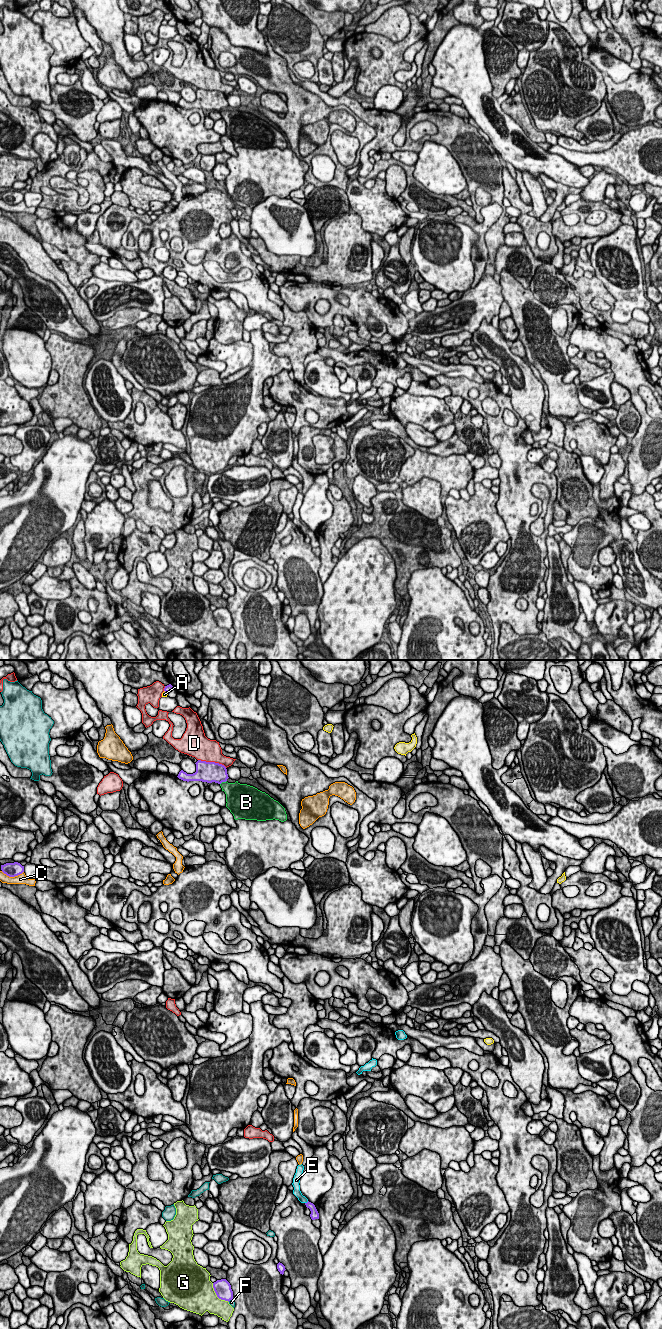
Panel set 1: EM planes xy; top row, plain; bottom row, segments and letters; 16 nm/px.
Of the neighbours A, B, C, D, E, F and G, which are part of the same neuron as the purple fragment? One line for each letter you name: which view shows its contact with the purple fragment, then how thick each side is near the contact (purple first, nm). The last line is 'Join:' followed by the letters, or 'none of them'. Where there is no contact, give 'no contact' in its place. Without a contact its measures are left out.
E: meets purple in xy; 130 nm thick on the purple side, 120 nm on the other
Join: E

